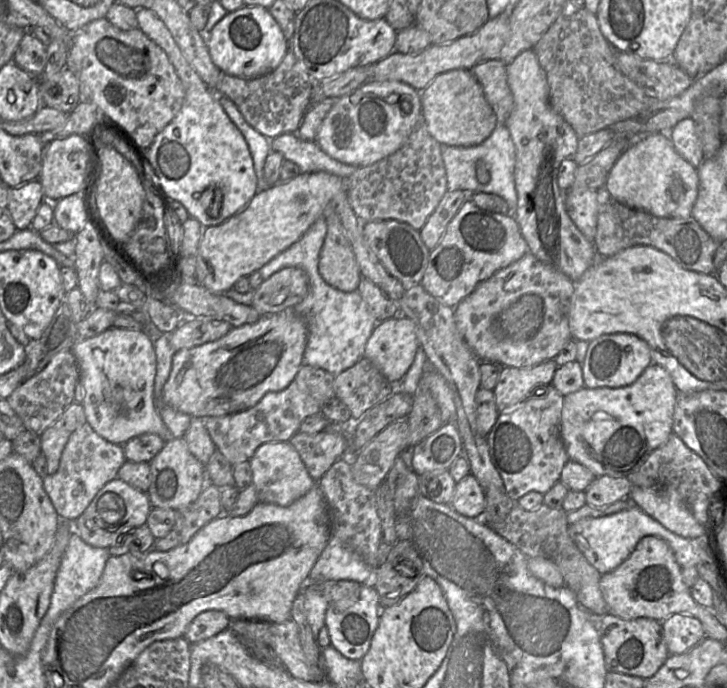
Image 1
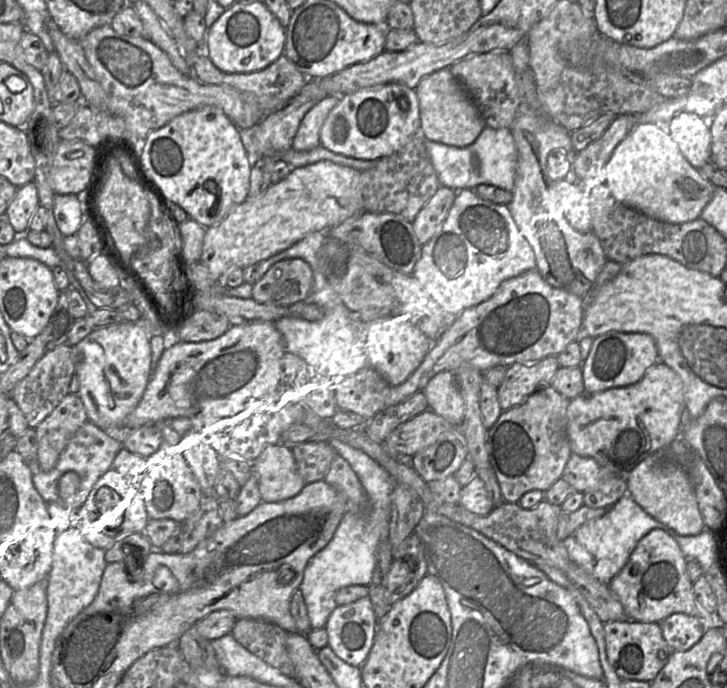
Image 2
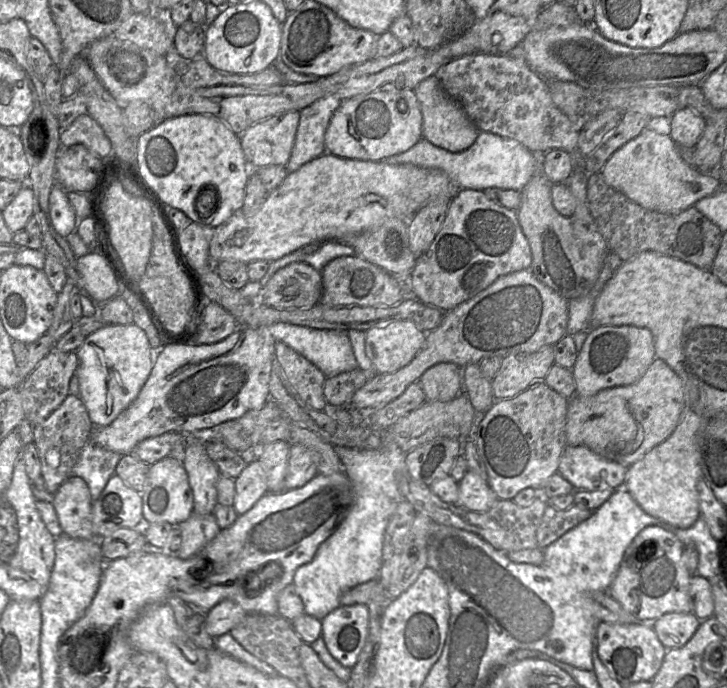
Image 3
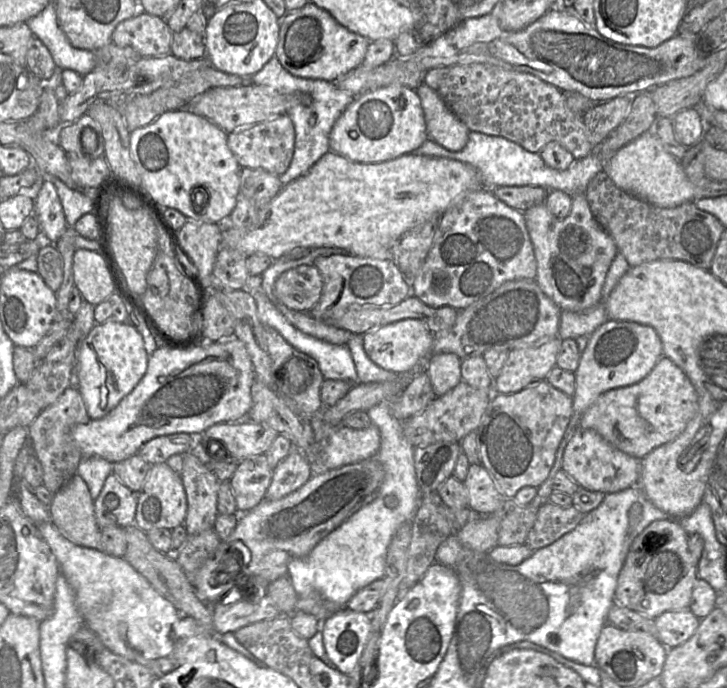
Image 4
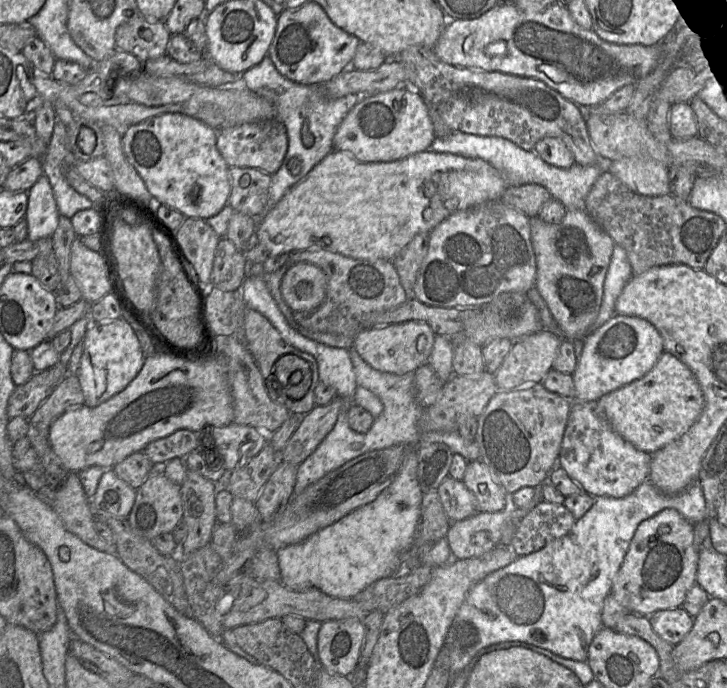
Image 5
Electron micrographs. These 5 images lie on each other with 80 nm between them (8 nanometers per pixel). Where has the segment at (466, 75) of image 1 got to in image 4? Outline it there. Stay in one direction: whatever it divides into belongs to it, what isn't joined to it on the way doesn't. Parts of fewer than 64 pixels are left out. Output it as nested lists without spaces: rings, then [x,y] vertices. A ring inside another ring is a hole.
[[[421,83],[417,89],[429,139],[449,151],[462,150],[469,139],[469,129],[449,109],[439,94],[427,84]]]

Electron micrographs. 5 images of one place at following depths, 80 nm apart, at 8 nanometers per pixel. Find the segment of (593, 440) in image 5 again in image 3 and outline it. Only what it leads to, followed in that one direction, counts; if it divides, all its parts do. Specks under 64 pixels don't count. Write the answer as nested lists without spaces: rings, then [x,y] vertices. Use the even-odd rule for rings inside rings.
[[[567,444],[560,458],[558,472],[575,490],[604,491],[624,487],[627,469],[585,446]]]

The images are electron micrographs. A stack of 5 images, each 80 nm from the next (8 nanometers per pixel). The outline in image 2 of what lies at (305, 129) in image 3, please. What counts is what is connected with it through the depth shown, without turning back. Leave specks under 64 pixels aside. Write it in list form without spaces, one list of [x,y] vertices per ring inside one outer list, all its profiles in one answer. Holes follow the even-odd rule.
[[[327,96],[307,112],[293,140],[294,150],[310,151],[321,145],[321,129],[328,114],[338,104],[340,98],[340,96]]]

